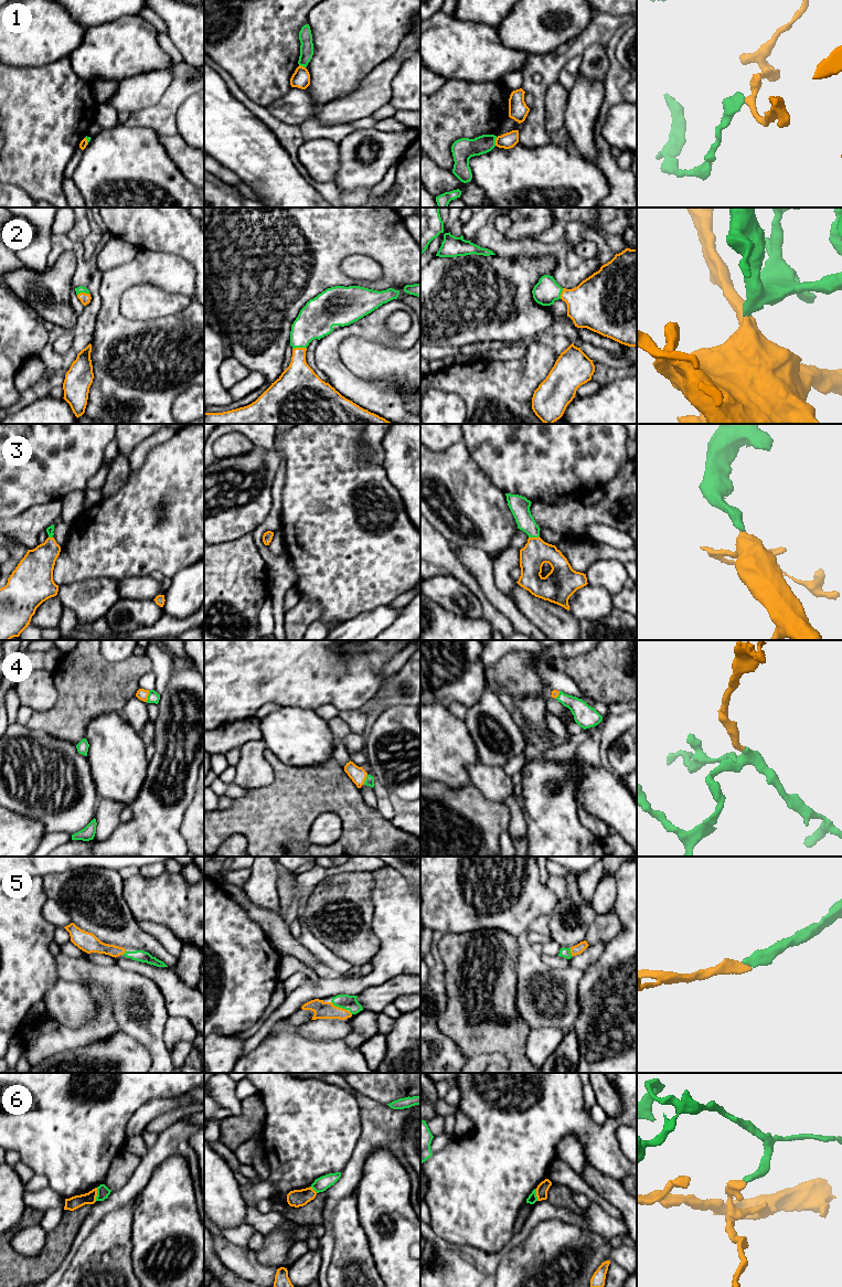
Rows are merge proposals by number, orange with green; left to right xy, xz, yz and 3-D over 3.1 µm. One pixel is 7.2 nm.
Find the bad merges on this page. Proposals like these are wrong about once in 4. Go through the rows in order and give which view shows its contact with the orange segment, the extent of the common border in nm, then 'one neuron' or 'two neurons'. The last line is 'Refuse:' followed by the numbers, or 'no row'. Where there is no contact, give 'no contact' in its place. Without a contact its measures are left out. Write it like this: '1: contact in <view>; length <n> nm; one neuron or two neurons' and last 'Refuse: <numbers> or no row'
1: contact in yz; length 70 nm; two neurons
2: contact in xz; length 110 nm; one neuron
3: contact in yz; length 80 nm; one neuron
4: contact in xy; length 80 nm; one neuron
5: contact in xz; length 140 nm; one neuron
6: contact in xy; length 100 nm; two neurons
Refuse: 1, 6

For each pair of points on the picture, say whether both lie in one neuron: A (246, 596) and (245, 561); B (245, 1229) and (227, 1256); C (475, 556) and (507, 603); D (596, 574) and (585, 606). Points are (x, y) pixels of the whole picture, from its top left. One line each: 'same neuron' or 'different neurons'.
A: same neuron
B: different neurons
C: same neuron
D: same neuron

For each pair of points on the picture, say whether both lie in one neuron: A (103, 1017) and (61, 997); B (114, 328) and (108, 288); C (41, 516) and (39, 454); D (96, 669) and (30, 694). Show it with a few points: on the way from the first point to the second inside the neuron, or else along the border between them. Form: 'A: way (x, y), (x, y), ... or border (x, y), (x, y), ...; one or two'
A: border (86, 989), (94, 1004), (95, 1016), (75, 1029); two
B: way (110, 318), (110, 298); one
C: border (60, 499), (33, 504), (17, 514); two
D: border (53, 671), (55, 702), (45, 710); two

